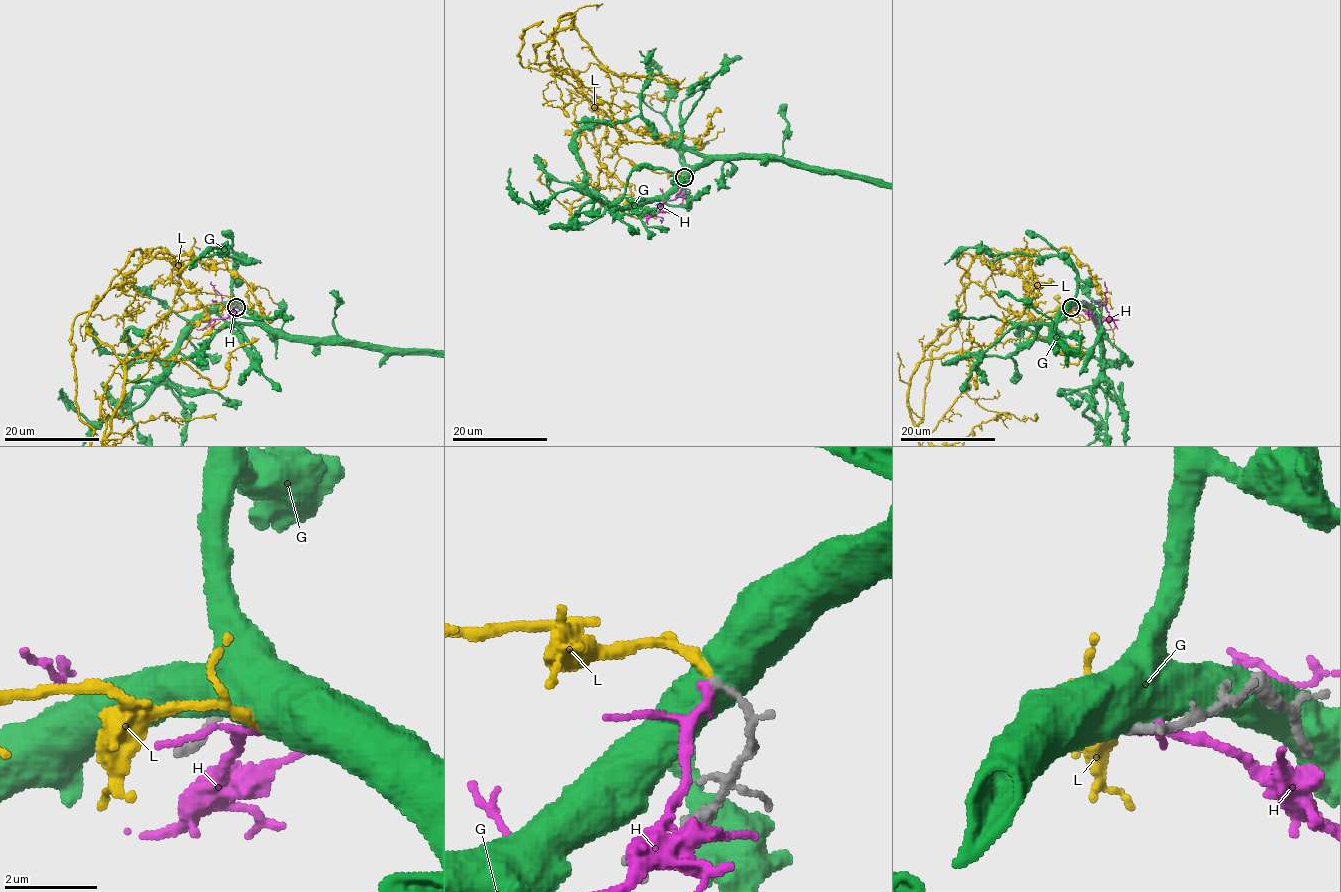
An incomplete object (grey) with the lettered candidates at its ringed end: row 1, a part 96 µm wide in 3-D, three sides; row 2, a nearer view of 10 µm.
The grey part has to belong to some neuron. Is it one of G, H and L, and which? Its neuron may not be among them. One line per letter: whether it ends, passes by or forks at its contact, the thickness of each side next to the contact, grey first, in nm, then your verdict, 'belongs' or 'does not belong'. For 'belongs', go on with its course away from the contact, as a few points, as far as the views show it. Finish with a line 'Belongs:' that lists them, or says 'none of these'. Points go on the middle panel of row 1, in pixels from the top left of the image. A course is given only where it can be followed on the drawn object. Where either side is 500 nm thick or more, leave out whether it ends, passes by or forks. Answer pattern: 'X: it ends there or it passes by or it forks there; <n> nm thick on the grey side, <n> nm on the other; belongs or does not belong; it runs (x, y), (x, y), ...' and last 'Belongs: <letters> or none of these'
G: 130 nm thick on the grey side, 900 nm on the other; does not belong
H: it passes by; 110 nm thick on the grey side, 140 nm on the other; does not belong
L: it ends there; 110 nm thick on the grey side, 200 nm on the other; belongs; it runs (684, 177), (619, 154), (555, 74), (570, 14), (536, 47), (584, 94), (590, 184), (568, 208), (543, 159)
Belongs: L

